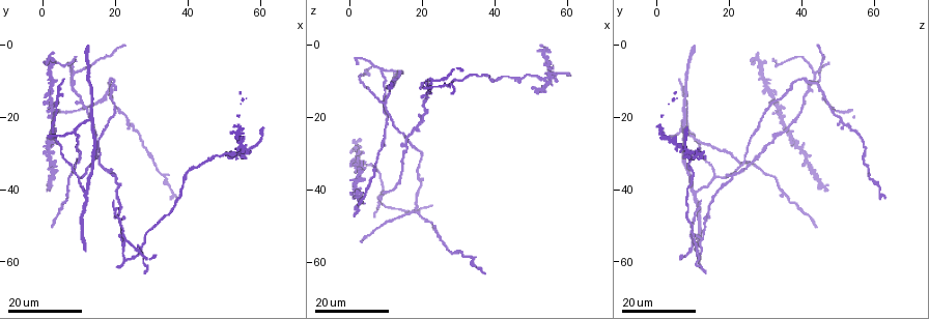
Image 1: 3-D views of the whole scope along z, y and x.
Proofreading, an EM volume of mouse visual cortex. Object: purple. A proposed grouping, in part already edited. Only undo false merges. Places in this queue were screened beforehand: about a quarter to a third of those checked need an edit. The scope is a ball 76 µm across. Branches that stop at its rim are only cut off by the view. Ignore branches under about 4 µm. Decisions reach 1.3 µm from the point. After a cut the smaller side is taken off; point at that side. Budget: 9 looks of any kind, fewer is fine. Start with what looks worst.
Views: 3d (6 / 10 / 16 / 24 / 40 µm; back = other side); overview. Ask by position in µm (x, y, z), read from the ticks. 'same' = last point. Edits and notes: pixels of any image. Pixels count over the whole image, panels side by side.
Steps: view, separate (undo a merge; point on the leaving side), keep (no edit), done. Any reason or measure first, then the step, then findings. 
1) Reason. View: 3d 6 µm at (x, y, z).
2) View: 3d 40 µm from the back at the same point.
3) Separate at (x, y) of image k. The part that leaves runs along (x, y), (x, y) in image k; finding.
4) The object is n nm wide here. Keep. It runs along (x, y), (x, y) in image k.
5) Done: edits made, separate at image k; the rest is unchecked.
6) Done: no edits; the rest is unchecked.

Branch point. View: 3d 16 µm at (9.0, 23.5, 7.0).

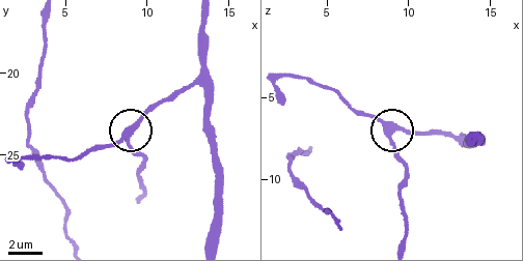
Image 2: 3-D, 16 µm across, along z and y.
Zoom in. View: 3d 6 µm at (8.8, 24.0, 7.0).

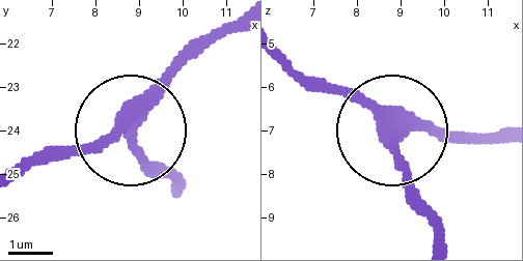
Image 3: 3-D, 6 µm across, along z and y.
Keep. It runs along (232, 22), (143, 121), (54, 148), (24, 174) in image 3; continuous, no second neuron.

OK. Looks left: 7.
View: 3d 16 µm at (12.5, 20.5, 7.0).

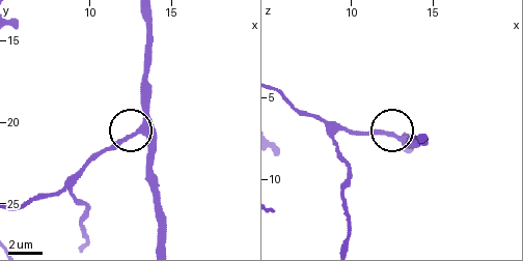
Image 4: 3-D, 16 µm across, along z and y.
View: 3d 10 µm at (13.0, 20.5, 7.4).

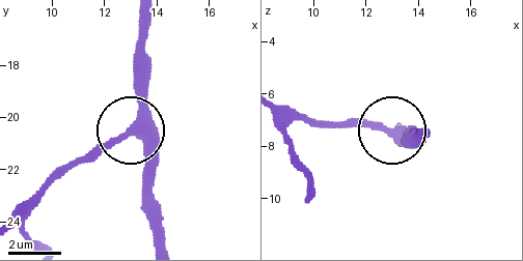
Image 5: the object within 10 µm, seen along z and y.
4 arms meet here. Keep. It runs along (162, 243), (148, 156), (133, 129), (135, 45) in image 5; one neuron here.

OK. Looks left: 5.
Three-way junction. View: 3d 24 µm at (18.5, 35.5, 22.5).

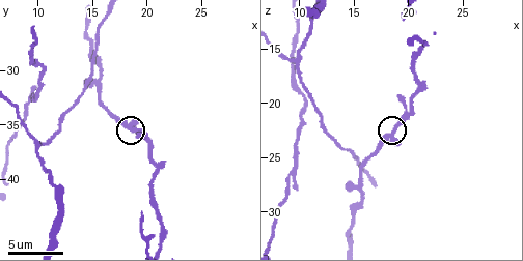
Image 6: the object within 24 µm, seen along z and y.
View: 3d 6 µm at (18.6, 35.2, 22.8).

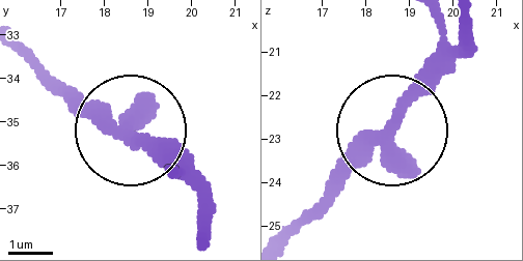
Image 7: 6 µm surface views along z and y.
3 arms meet here. Keep. It runs along (390, 122), (465, 55) in image 7; one neuron here.

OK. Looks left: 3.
Three arms meet. View: 3d 24 µm at (34.0, 36.5, 58.5).

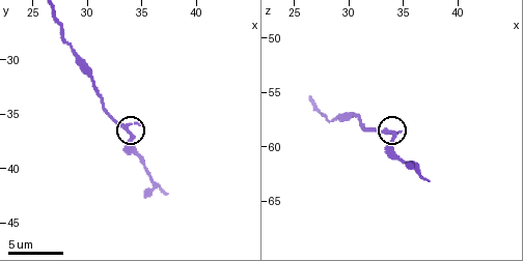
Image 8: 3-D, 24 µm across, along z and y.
View: 3d 10 µm at (34.0, 37.0, 58.6).

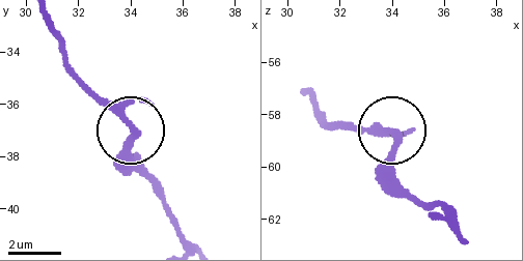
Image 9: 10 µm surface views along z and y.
View: 3d 6 µm at (34.0, 36.9, 58.9).

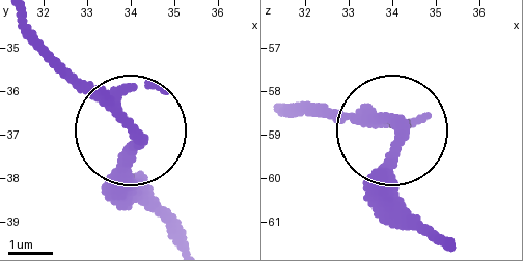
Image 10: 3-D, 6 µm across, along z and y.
The object is 220 nm wide here. Keep. All the same neuron.

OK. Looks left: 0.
Done: no edits; the rest is unchecked.

